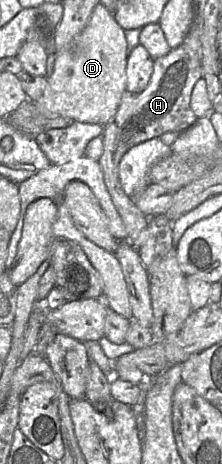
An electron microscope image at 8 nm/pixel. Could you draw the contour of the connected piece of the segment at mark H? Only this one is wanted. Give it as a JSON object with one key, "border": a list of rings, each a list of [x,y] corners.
{"border":[[[183,44],[167,55],[154,60],[153,73],[147,86],[138,93],[125,91],[116,114],[104,126],[103,153],[98,161],[106,188],[127,231],[127,241],[135,248],[147,238],[146,217],[124,193],[118,178],[118,165],[122,156],[133,146],[158,138],[167,132],[181,134],[192,127],[197,117],[190,108],[190,97],[196,82],[202,78],[201,62],[195,53]]]}

